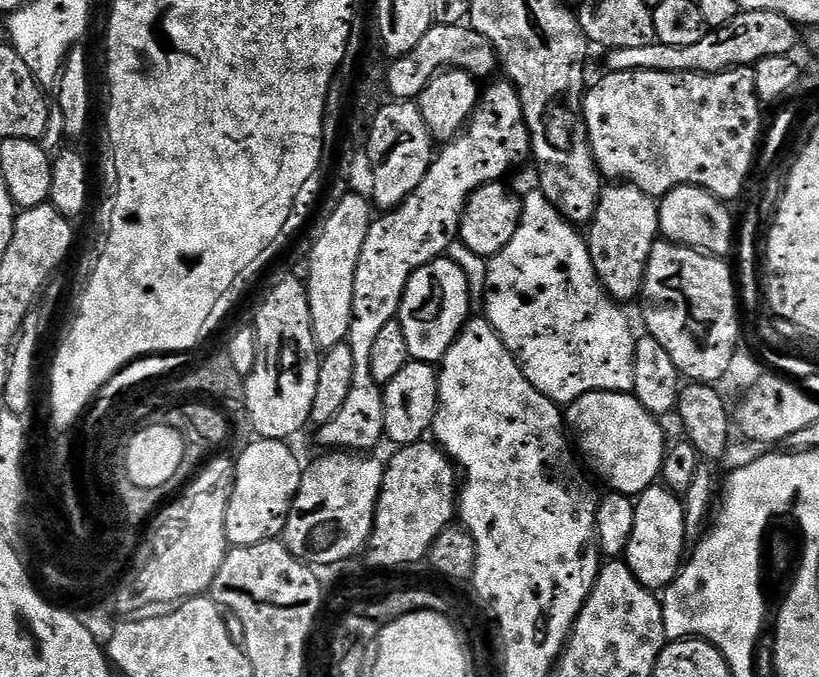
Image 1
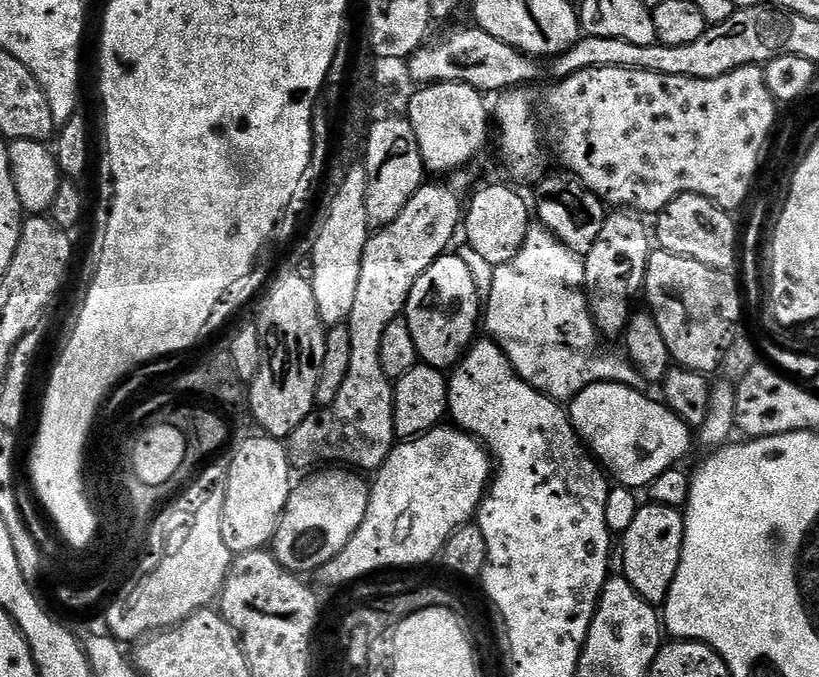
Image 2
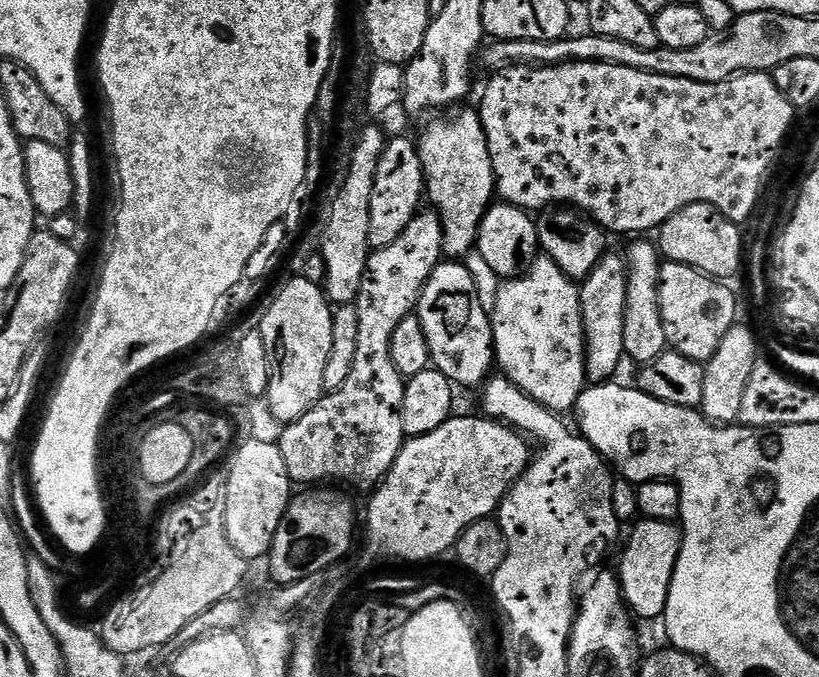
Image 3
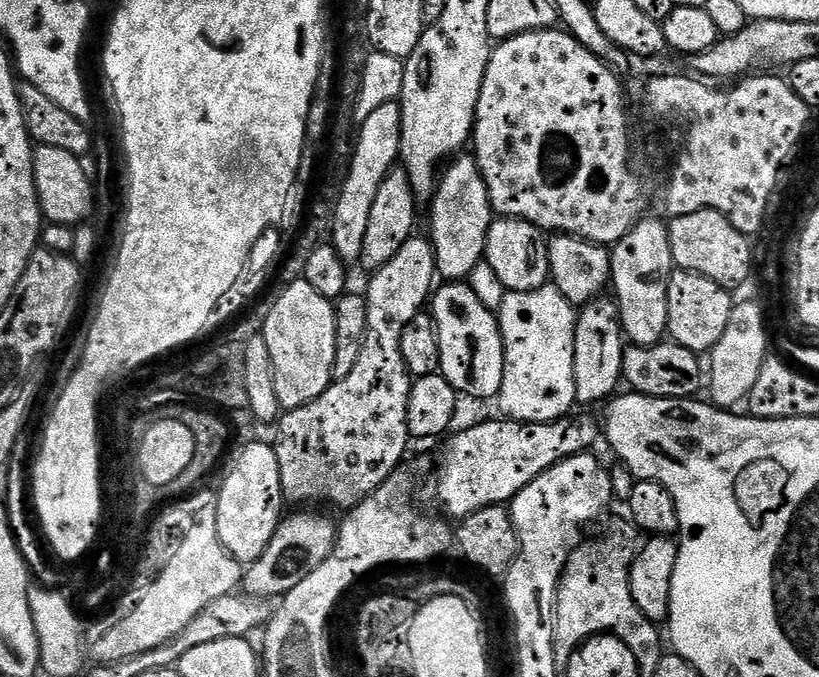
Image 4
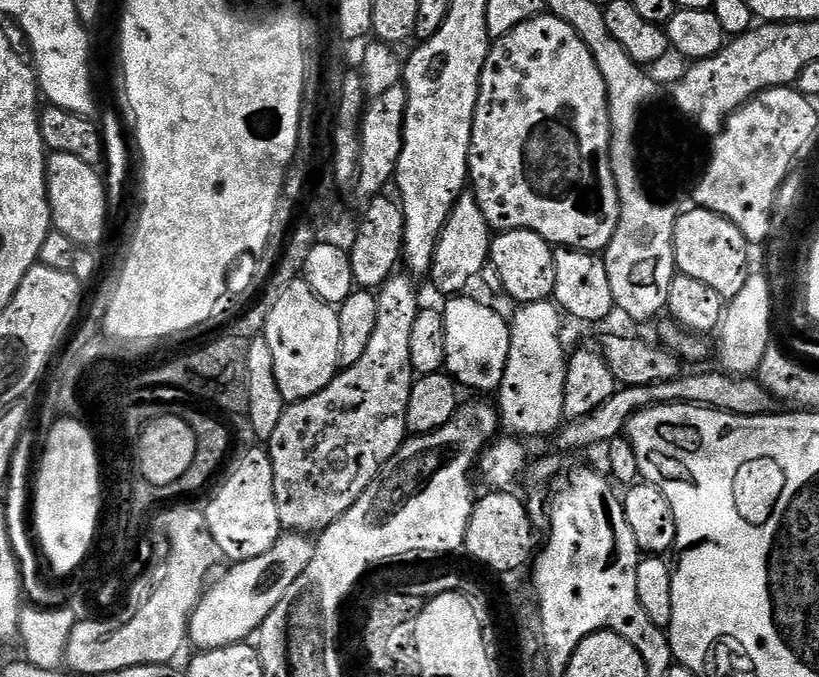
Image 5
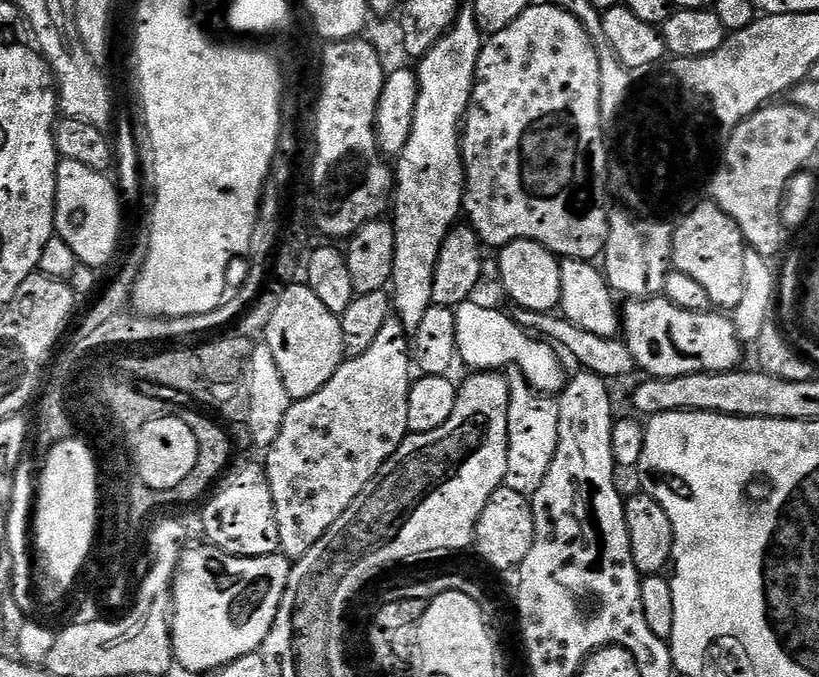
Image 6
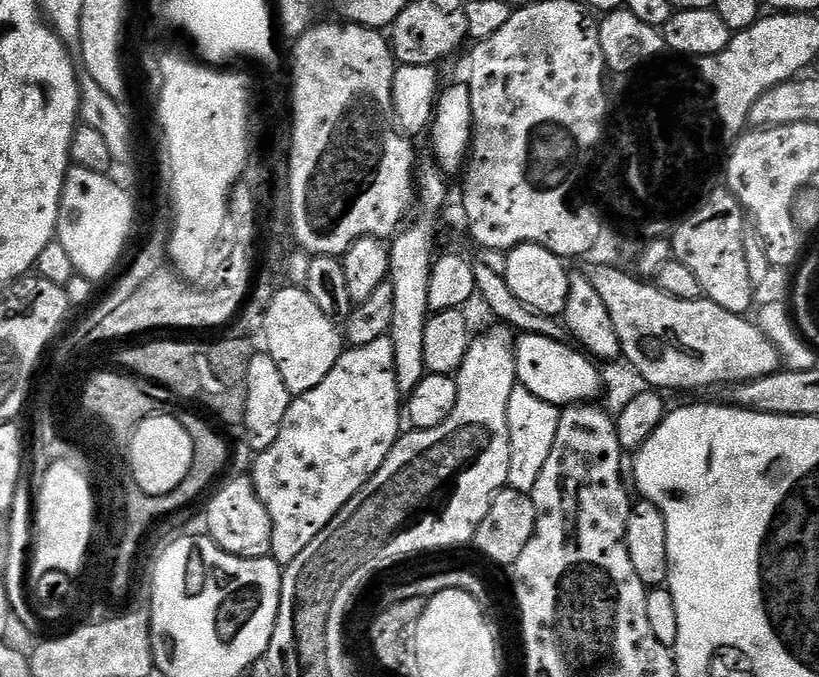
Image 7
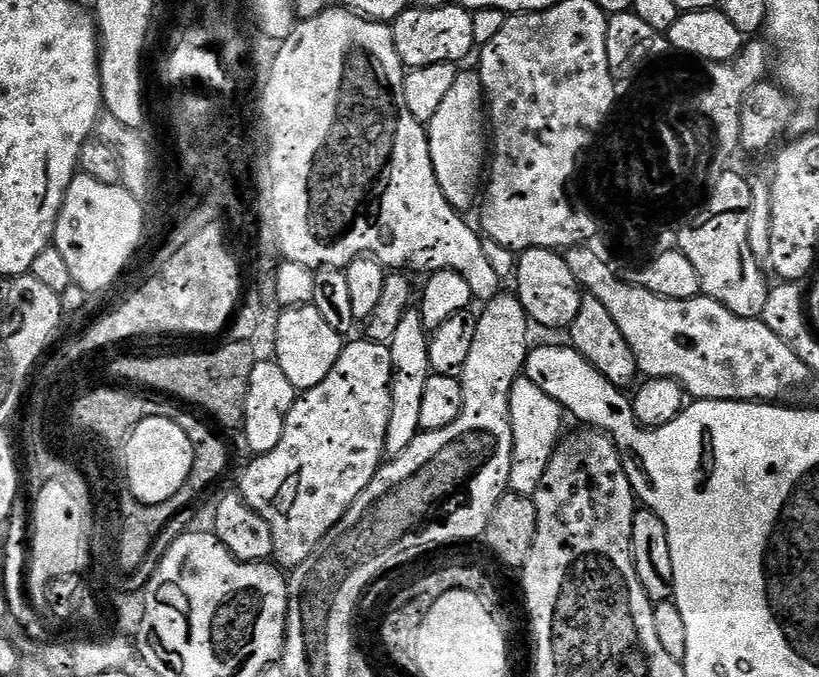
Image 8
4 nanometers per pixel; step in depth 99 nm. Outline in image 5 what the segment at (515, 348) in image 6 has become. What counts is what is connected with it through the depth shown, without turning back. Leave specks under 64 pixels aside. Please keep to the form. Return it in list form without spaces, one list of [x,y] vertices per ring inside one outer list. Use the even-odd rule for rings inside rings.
[[[457,294],[443,305],[446,322],[446,362],[447,375],[457,385],[473,388],[476,392],[495,393],[504,377],[504,367],[510,354],[510,324],[492,308],[471,300],[468,294]]]

